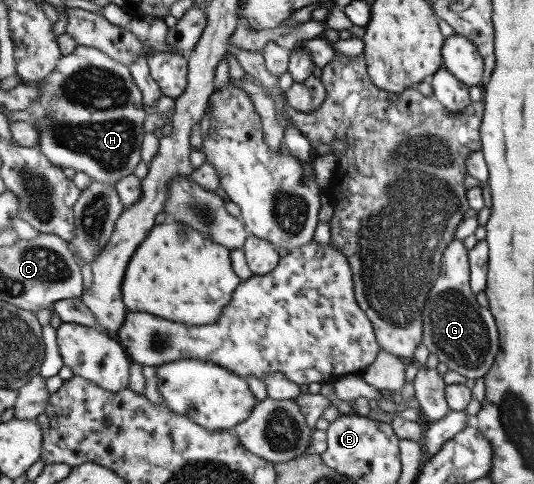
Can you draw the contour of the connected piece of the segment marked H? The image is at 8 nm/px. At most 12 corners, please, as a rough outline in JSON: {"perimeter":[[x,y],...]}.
{"perimeter":[[77,45],[27,112],[41,153],[115,186],[142,160],[130,66]]}

